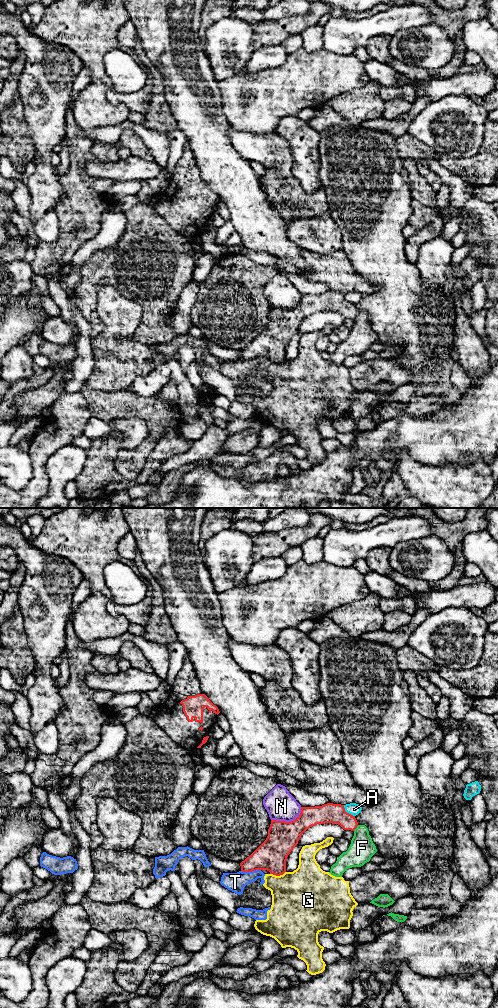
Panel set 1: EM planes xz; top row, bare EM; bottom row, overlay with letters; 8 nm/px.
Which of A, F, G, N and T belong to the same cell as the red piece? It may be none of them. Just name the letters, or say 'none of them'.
none of them

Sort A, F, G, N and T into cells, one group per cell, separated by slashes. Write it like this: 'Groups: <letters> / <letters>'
Groups: A / F / G T / N

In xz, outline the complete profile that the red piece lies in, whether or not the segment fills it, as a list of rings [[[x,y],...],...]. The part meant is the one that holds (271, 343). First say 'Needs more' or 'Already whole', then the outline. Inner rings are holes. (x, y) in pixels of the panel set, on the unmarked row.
Already whole. [[[327,291],[302,295],[300,303],[291,310],[271,308],[266,328],[240,351],[242,360],[267,358],[280,364],[286,360],[286,348],[302,322],[317,312],[332,311],[344,318],[354,319],[358,310],[345,299],[344,293]]]

